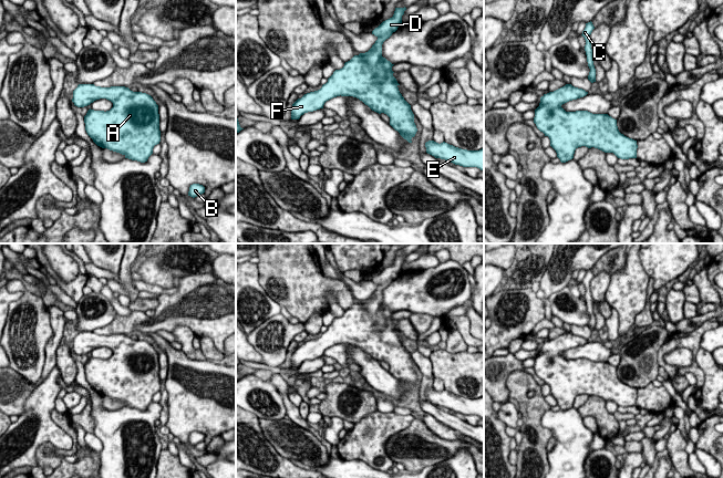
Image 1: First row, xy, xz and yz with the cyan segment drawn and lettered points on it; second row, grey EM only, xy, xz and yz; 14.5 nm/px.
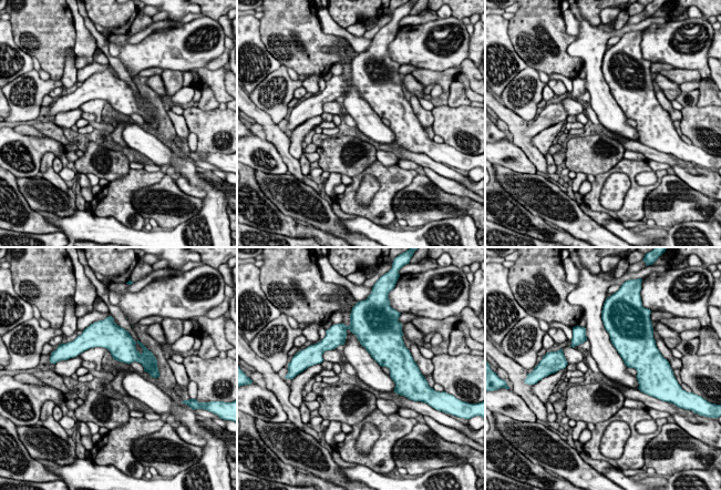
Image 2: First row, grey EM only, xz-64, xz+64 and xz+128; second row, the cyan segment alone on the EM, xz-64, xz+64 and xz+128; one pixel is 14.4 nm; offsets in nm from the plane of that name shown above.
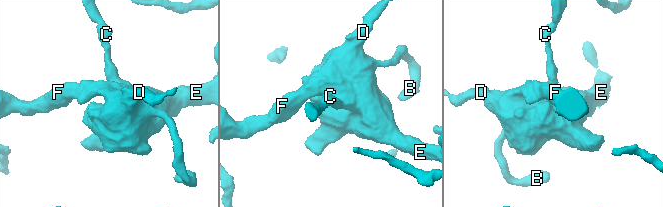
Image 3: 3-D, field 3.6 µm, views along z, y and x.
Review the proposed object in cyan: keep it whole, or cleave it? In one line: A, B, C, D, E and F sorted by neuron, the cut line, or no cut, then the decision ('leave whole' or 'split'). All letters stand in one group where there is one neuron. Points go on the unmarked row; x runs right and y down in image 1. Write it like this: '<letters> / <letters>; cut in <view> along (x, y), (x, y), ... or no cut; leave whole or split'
A B C D E F; no cut; leave whole

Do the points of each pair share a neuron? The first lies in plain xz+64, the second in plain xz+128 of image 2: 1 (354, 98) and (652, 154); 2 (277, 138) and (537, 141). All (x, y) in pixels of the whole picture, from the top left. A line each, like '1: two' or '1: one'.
1: two
2: two

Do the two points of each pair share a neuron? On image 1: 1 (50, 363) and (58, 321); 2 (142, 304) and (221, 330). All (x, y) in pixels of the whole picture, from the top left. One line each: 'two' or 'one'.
1: one
2: two

